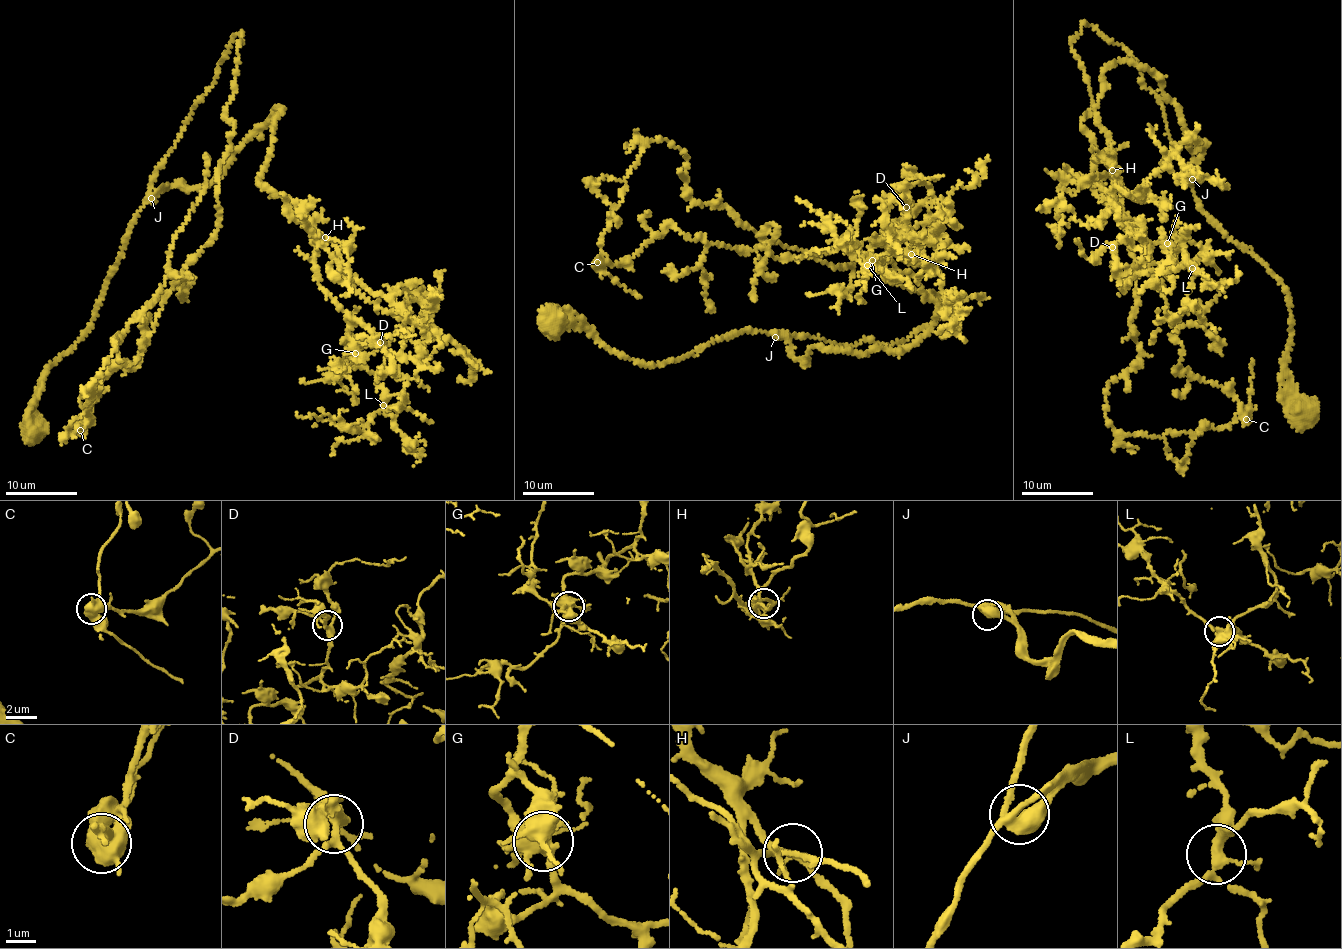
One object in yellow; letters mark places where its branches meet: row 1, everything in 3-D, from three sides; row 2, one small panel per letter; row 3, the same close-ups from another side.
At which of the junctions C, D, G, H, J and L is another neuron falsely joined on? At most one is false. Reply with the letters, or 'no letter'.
C

